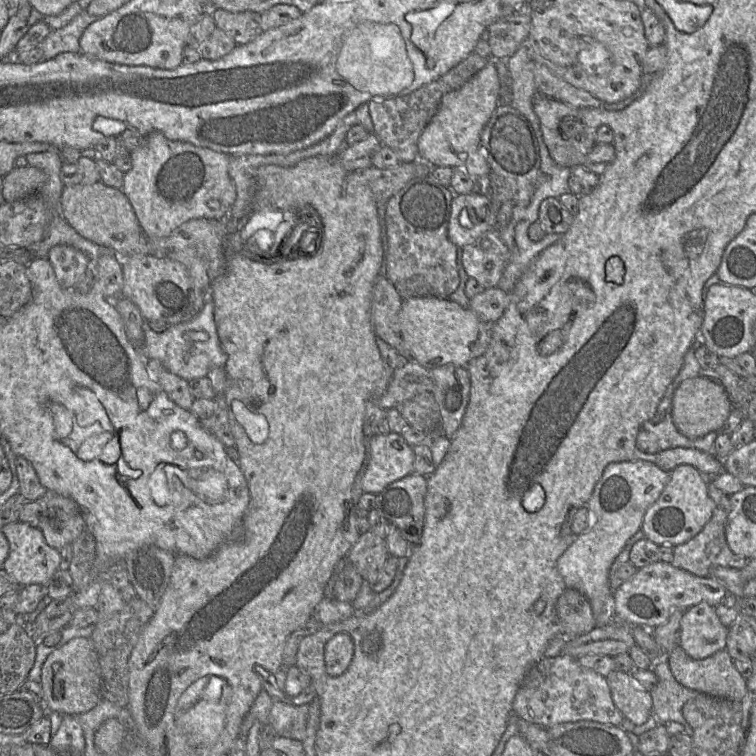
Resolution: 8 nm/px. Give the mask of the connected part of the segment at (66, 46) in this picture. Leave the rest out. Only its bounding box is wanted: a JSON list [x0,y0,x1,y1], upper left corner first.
[38,10,102,60]

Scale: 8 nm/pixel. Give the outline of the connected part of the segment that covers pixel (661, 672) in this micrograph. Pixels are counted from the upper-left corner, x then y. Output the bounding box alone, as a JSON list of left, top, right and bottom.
[650,654,700,737]

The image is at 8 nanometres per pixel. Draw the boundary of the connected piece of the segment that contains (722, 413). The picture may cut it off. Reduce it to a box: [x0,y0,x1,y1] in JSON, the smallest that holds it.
[672,376,733,439]

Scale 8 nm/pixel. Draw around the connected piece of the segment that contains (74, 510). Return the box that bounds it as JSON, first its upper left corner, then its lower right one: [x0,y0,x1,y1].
[38,490,86,550]

